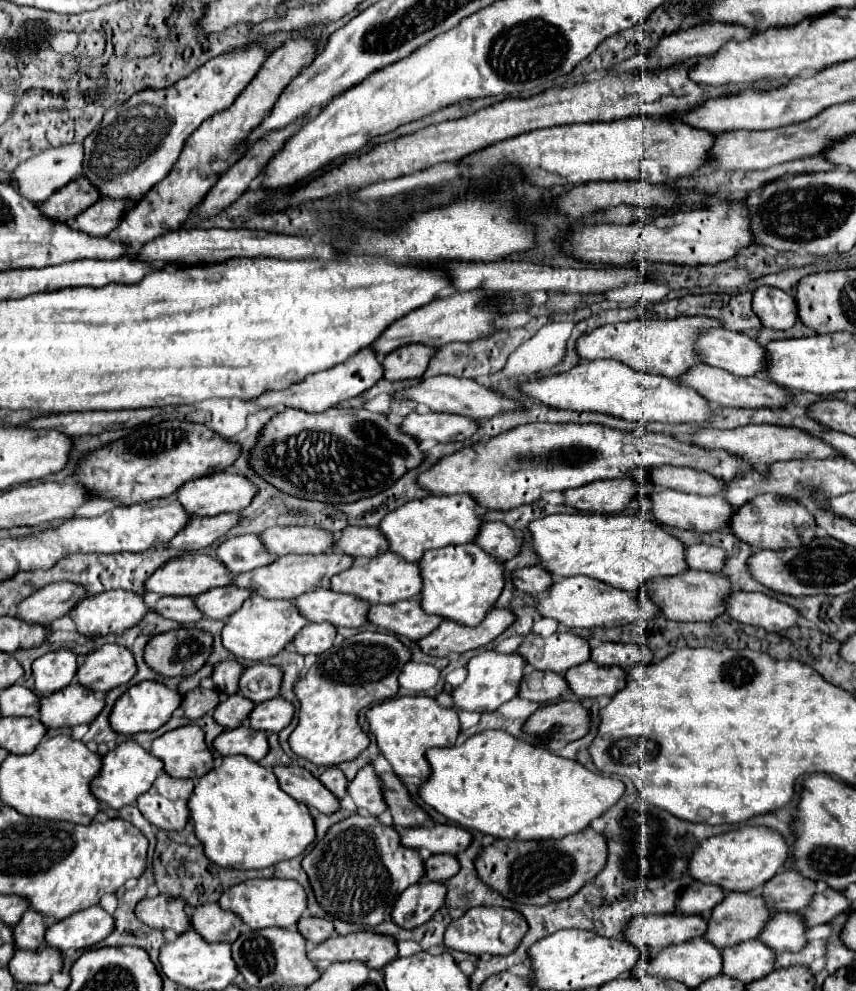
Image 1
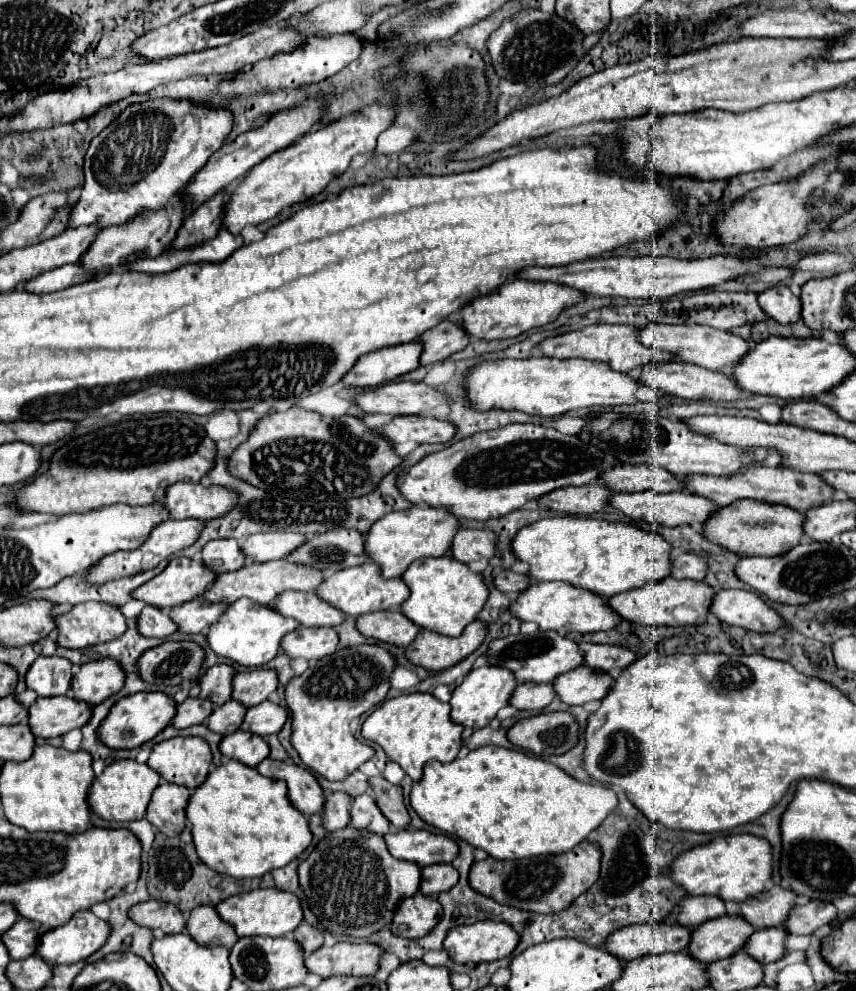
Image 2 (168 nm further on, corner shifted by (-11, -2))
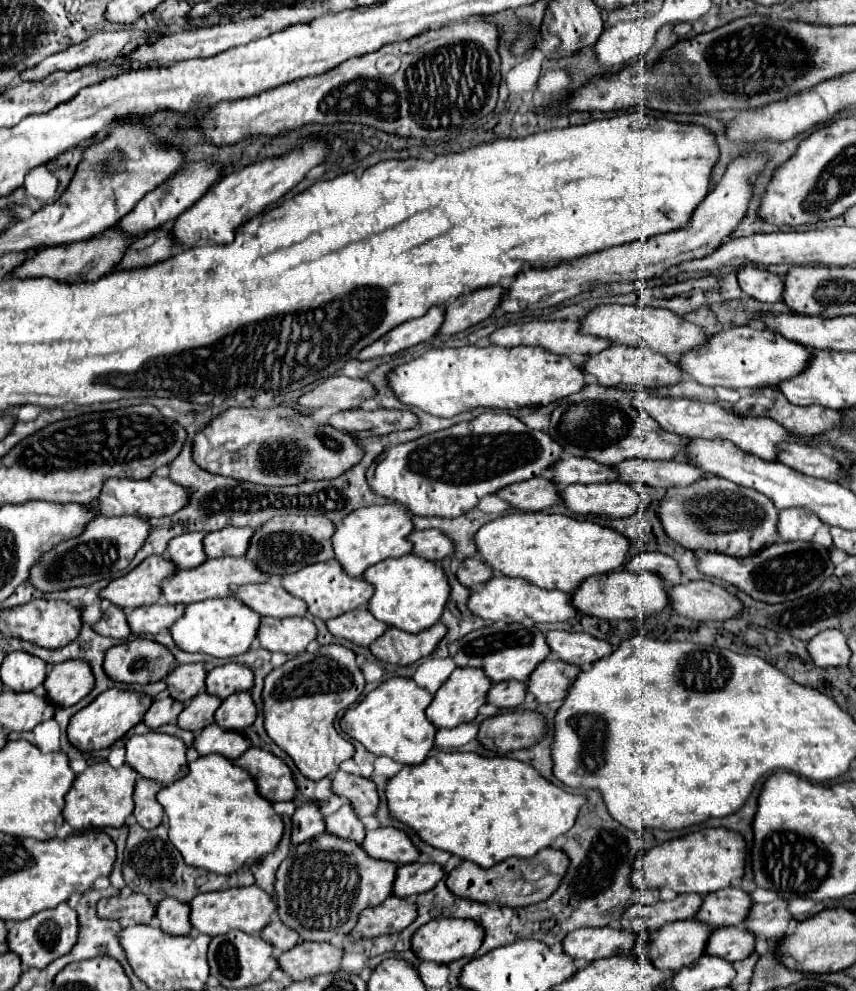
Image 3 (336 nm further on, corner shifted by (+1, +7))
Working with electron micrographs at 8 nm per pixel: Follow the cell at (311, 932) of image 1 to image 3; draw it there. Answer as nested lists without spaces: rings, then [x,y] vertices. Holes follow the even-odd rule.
[[[272,919],[262,931],[260,931],[260,937],[270,943],[274,949],[278,949],[277,953],[280,951],[288,951],[292,949],[296,943],[298,943],[298,935],[296,931],[288,929],[284,923],[280,923],[280,919]]]

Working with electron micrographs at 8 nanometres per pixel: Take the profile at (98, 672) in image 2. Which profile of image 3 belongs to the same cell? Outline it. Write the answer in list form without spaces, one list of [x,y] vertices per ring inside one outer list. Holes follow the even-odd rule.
[[[72,659],[54,665],[42,685],[46,689],[48,701],[62,709],[84,699],[94,689],[94,677],[88,663]]]

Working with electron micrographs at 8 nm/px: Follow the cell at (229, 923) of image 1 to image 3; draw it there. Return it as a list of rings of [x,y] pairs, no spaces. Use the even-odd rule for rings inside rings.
[[[164,899],[156,905],[156,915],[160,923],[160,929],[170,935],[188,935],[192,931],[190,919],[188,919],[188,905],[176,901],[176,899]]]

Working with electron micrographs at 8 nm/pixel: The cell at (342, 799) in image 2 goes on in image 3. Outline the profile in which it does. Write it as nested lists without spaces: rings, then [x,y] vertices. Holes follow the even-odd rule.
[[[304,803],[300,809],[296,809],[296,813],[292,815],[292,835],[290,841],[292,845],[304,843],[308,839],[314,839],[316,835],[324,833],[324,819],[320,815],[320,809],[316,807],[316,803]]]

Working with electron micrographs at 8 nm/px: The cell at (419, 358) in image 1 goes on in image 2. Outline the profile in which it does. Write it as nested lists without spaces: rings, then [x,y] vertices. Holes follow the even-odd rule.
[[[442,320],[436,328],[432,328],[432,332],[424,332],[424,336],[420,336],[420,366],[430,366],[450,358],[452,354],[460,352],[468,344],[468,340],[470,338],[456,322]]]

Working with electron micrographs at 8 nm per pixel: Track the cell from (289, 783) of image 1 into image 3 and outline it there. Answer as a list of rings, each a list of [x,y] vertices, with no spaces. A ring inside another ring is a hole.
[[[252,747],[234,759],[234,763],[252,775],[260,797],[268,799],[270,803],[292,801],[296,797],[298,787],[294,783],[292,771],[280,757],[272,755],[270,751]]]

